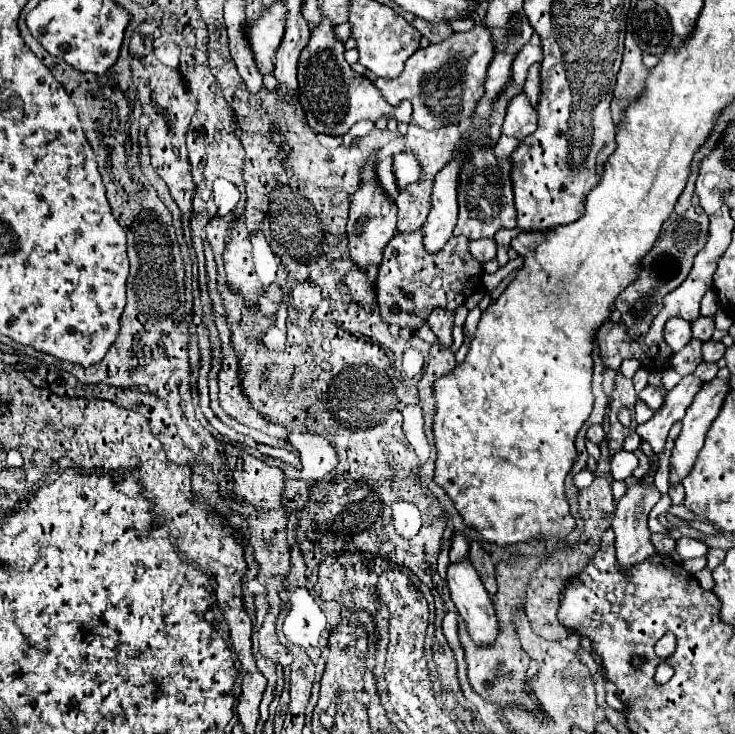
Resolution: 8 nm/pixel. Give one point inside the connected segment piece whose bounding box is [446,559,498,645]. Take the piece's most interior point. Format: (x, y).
(473, 603)

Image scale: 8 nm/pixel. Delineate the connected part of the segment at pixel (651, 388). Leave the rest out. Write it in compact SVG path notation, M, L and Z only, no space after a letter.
M646 385L646 387L638 393L638 399L644 401L652 411L656 411L656 409L664 403L664 397L662 397L658 385Z

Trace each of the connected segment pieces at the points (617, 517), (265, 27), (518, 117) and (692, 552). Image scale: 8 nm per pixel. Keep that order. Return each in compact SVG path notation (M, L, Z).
M644 477L638 479L636 485L628 485L626 493L616 503L616 513L612 519L612 529L616 533L616 555L624 569L632 567L634 563L640 563L642 559L648 559L656 553L652 541L650 541L650 529L648 529L648 513L650 509L660 501L660 491L654 485L646 485Z
M278 3L278 7L266 9L264 15L254 25L246 27L246 37L252 45L260 73L274 71L274 55L278 43L282 41L282 31L286 27L284 17L286 17L286 7L284 3Z
M524 93L516 95L510 101L510 107L506 111L502 135L516 137L518 141L522 141L526 135L530 135L536 129L536 121L538 121L538 115L536 115L536 109L530 105L528 97Z
M683 536L677 540L675 549L682 561L694 559L694 557L702 557L708 551L708 547L703 543L687 542L687 536Z

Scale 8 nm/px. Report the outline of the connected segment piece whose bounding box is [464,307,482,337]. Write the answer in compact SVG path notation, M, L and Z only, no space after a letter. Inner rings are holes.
M474 307L470 313L468 313L468 319L466 319L466 337L470 337L474 331L476 331L476 327L478 327L478 321L480 321L480 315L482 315L482 311L478 309L478 307Z

